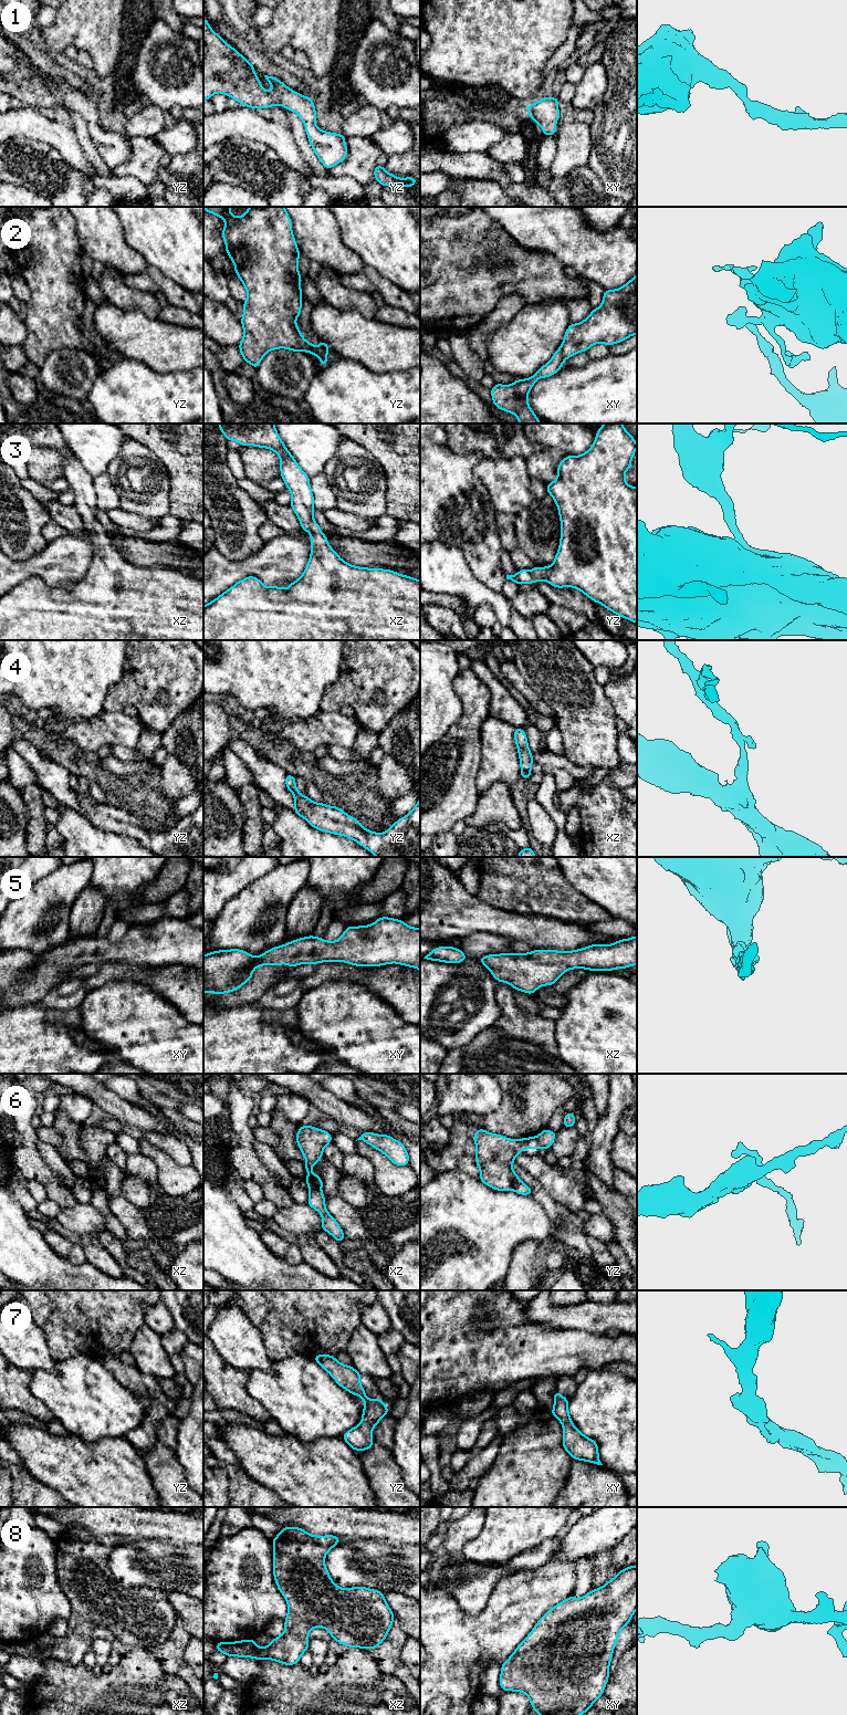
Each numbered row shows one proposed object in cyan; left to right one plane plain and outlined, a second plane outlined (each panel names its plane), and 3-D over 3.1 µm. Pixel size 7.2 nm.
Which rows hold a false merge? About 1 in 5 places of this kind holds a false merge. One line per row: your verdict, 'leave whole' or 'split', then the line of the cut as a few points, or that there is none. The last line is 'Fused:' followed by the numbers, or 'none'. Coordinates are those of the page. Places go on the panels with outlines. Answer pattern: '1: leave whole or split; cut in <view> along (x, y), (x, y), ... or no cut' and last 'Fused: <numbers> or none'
1: leave whole; no cut
2: split; cut in yz along (326, 352), (321, 352), (319, 357)
3: leave whole; no cut
4: leave whole; no cut
5: leave whole; no cut
6: split; cut in xz along (310, 1190), (320, 1191)
7: leave whole; no cut
8: leave whole; no cut
Fused: 2, 6

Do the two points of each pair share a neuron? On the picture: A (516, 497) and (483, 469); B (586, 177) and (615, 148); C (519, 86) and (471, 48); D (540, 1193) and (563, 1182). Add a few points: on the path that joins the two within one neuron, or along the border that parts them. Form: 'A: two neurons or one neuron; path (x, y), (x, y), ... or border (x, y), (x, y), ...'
A: one neuron; path (509, 489), (491, 472)
B: two neurons; border (587, 165), (594, 173)
C: one neuron; path (506, 74), (483, 51)
D: two neurons; border (527, 1172), (556, 1202), (565, 1208)

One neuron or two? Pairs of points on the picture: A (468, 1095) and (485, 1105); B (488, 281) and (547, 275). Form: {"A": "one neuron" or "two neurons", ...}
{"A": "one neuron", "B": "one neuron"}

